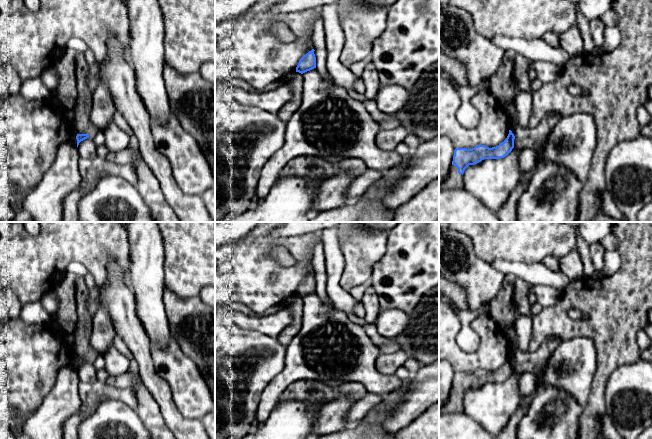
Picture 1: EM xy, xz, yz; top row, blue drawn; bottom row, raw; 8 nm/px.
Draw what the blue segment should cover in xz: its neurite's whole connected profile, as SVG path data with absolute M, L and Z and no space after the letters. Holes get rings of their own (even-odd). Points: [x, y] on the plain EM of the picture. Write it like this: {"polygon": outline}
{"polygon": "M312 273L300 283L296 291L296 296L303 298L307 295L310 295L316 292L316 281L315 281L314 275L315 274Z"}

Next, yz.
{"polygon": "M515 325L509 328L501 328L509 342L509 358L507 362L496 371L489 372L485 369L477 369L472 373L456 372L449 399L441 408L442 413L463 412L463 397L469 389L474 389L484 383L500 383L507 380L514 372L514 356L518 349Z"}

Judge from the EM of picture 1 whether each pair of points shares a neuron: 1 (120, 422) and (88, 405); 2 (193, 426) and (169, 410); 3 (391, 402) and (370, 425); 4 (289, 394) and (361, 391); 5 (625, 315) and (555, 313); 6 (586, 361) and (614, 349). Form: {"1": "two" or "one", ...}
{"1": "two", "2": "one", "3": "one", "4": "one", "5": "one", "6": "two"}

